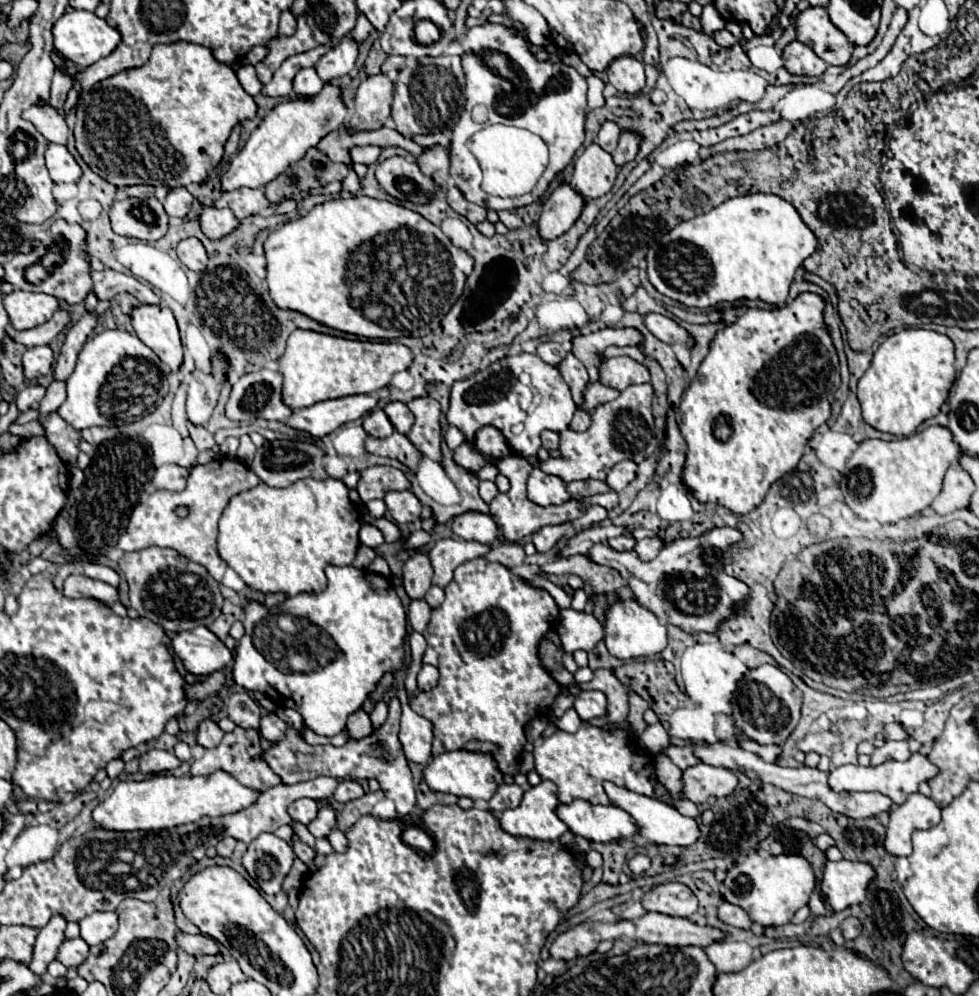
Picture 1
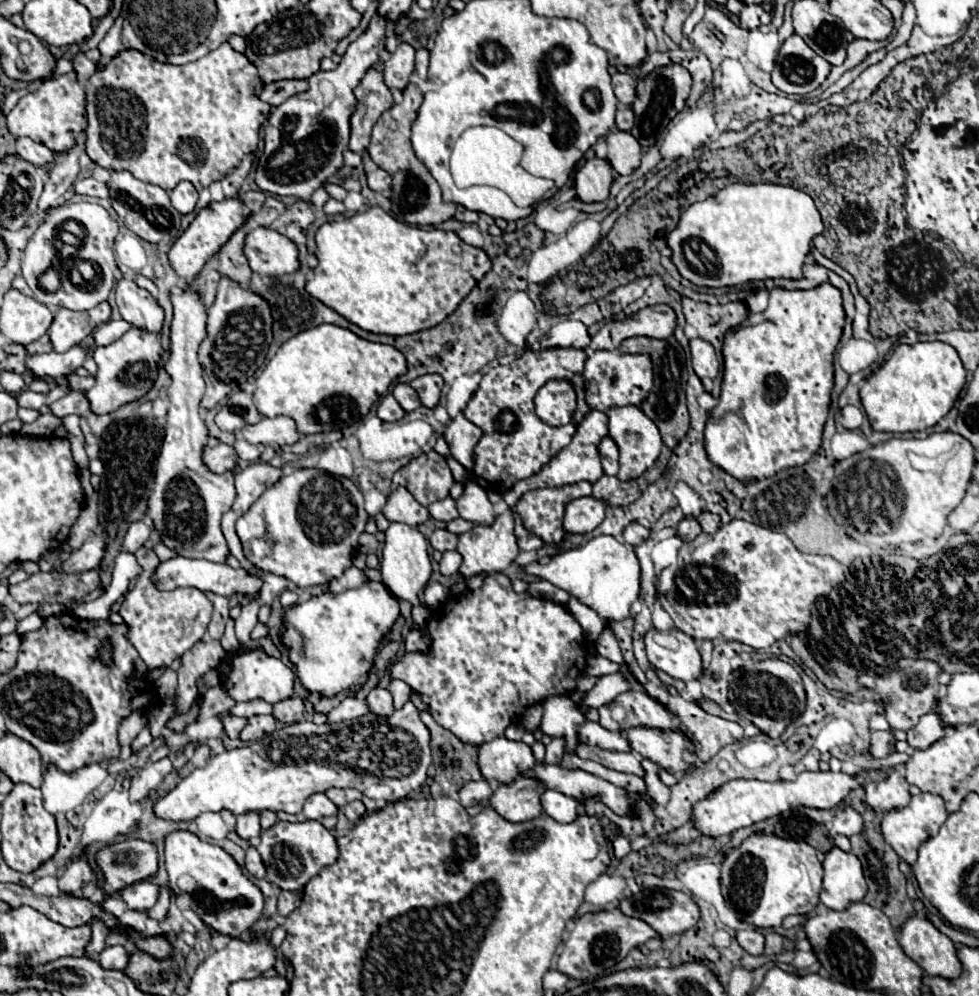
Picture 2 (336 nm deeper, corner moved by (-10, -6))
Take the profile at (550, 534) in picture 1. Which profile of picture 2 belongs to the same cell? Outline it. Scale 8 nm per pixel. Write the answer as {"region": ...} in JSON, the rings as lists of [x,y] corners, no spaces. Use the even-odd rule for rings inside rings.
{"region":[[[577,498],[573,500],[563,518],[563,528],[569,534],[589,534],[605,518],[605,502],[595,498]]]}

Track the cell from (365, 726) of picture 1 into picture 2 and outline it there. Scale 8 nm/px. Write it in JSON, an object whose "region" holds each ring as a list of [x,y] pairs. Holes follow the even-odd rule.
{"region":[[[379,686],[373,688],[371,694],[367,696],[367,706],[369,706],[369,712],[373,712],[377,716],[391,716],[395,710],[389,690],[379,688]]]}

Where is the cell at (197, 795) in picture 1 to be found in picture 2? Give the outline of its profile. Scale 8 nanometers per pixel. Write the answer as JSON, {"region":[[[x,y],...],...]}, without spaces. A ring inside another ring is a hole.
{"region":[[[405,702],[403,708],[395,710],[389,718],[381,718],[375,714],[365,714],[361,718],[341,722],[341,724],[321,724],[315,726],[313,722],[297,722],[289,724],[259,742],[253,742],[243,748],[225,750],[223,754],[211,756],[207,766],[193,770],[187,778],[183,778],[167,796],[159,798],[153,806],[157,818],[187,822],[195,820],[203,812],[221,812],[229,810],[233,816],[247,814],[247,812],[287,812],[299,814],[303,802],[315,794],[325,792],[327,788],[357,788],[365,796],[373,800],[397,802],[407,798],[413,790],[419,790],[427,780],[427,768],[431,764],[431,750],[429,750],[429,730],[419,718],[417,708],[413,702]],[[355,742],[355,744],[353,744]],[[357,742],[365,742],[365,750],[361,754],[361,746]],[[381,782],[381,784],[379,784]]]}

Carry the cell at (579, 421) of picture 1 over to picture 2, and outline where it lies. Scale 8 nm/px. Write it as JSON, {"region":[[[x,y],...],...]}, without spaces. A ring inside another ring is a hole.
{"region":[[[613,406],[611,410],[607,410],[607,416],[609,416],[609,436],[615,440],[615,444],[619,448],[619,474],[617,474],[617,478],[621,482],[635,480],[655,464],[655,460],[663,448],[659,430],[651,422],[651,418],[647,418],[637,406]]]}

